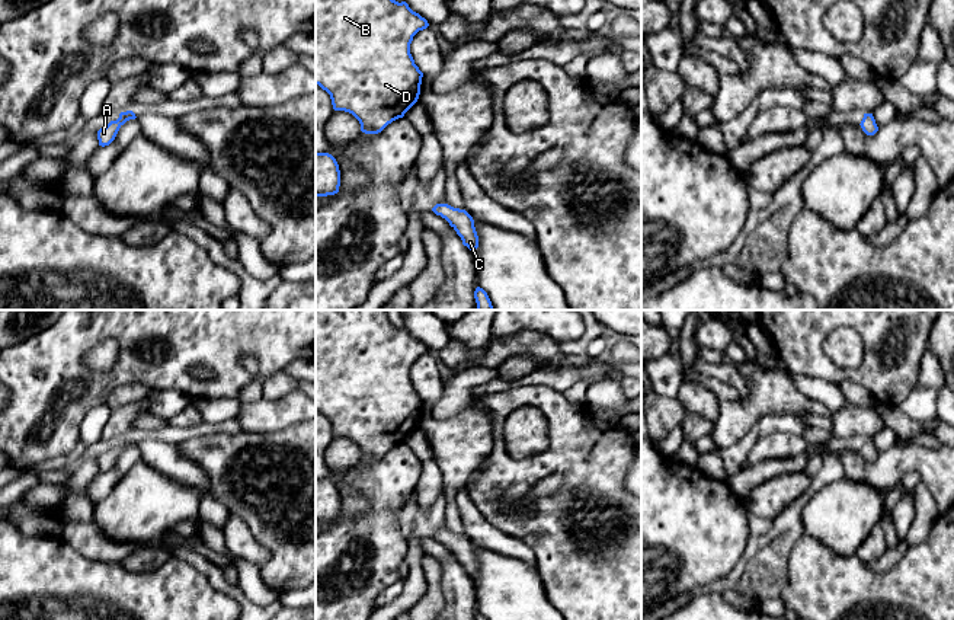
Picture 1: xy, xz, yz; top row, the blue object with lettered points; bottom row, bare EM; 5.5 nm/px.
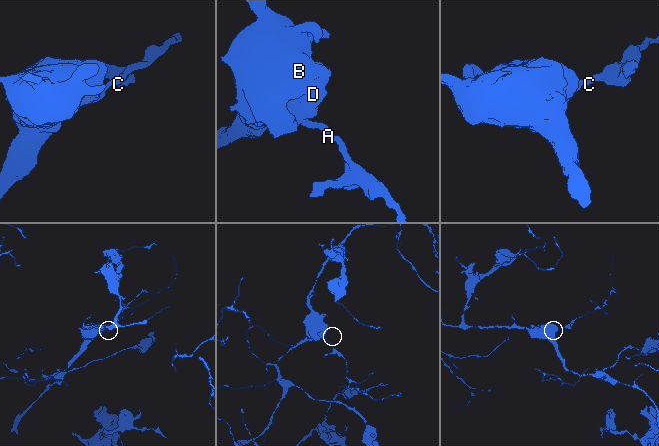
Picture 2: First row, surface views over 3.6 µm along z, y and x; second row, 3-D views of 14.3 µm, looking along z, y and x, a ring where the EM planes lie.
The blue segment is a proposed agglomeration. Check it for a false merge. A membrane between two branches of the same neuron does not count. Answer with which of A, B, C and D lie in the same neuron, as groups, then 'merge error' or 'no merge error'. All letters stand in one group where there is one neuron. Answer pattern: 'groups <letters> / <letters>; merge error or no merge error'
groups A B C D; no merge error

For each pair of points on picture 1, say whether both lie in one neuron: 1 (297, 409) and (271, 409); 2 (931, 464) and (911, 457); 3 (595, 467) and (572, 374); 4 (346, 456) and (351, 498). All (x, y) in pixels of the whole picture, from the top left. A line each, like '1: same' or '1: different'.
1: same
2: same
3: different
4: same

